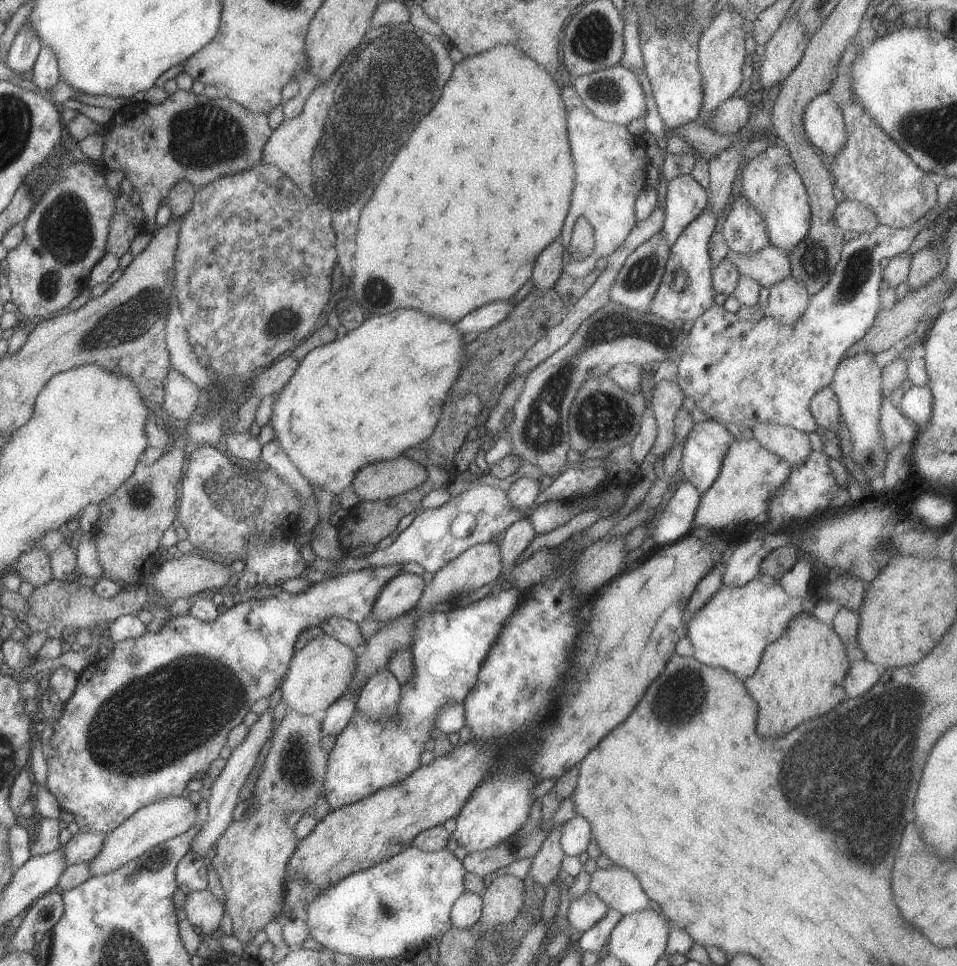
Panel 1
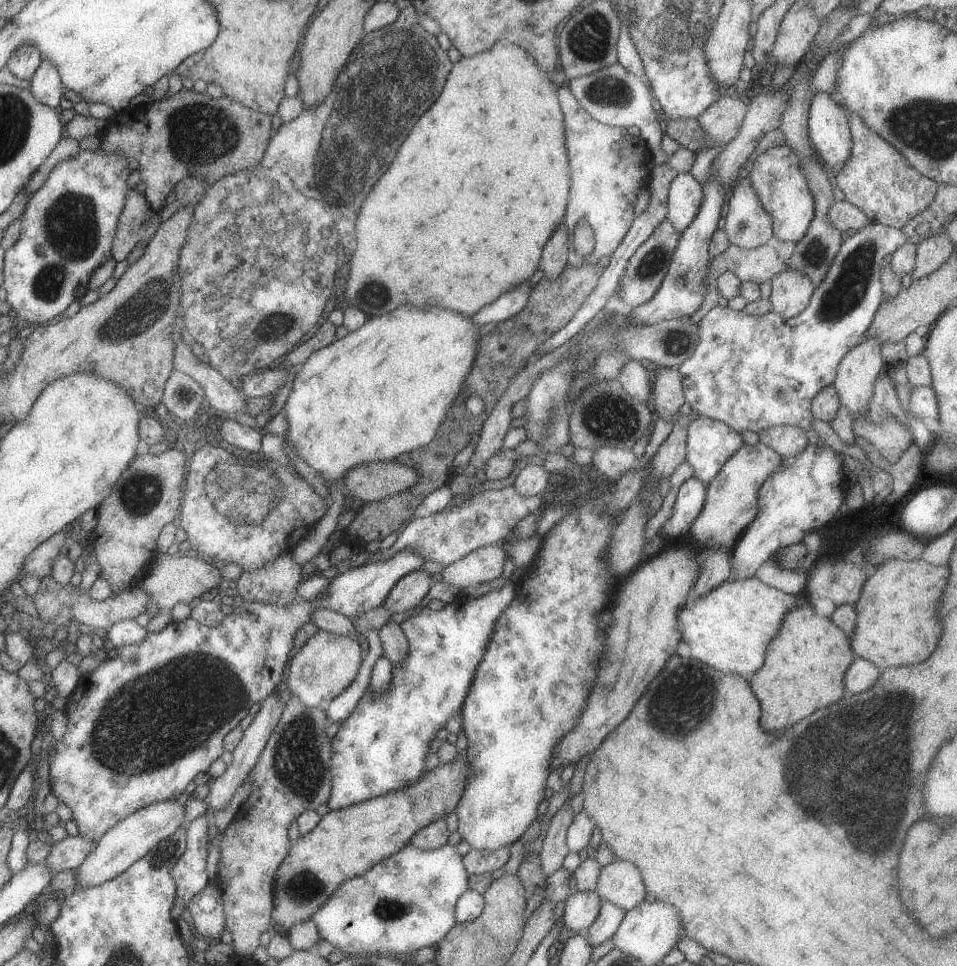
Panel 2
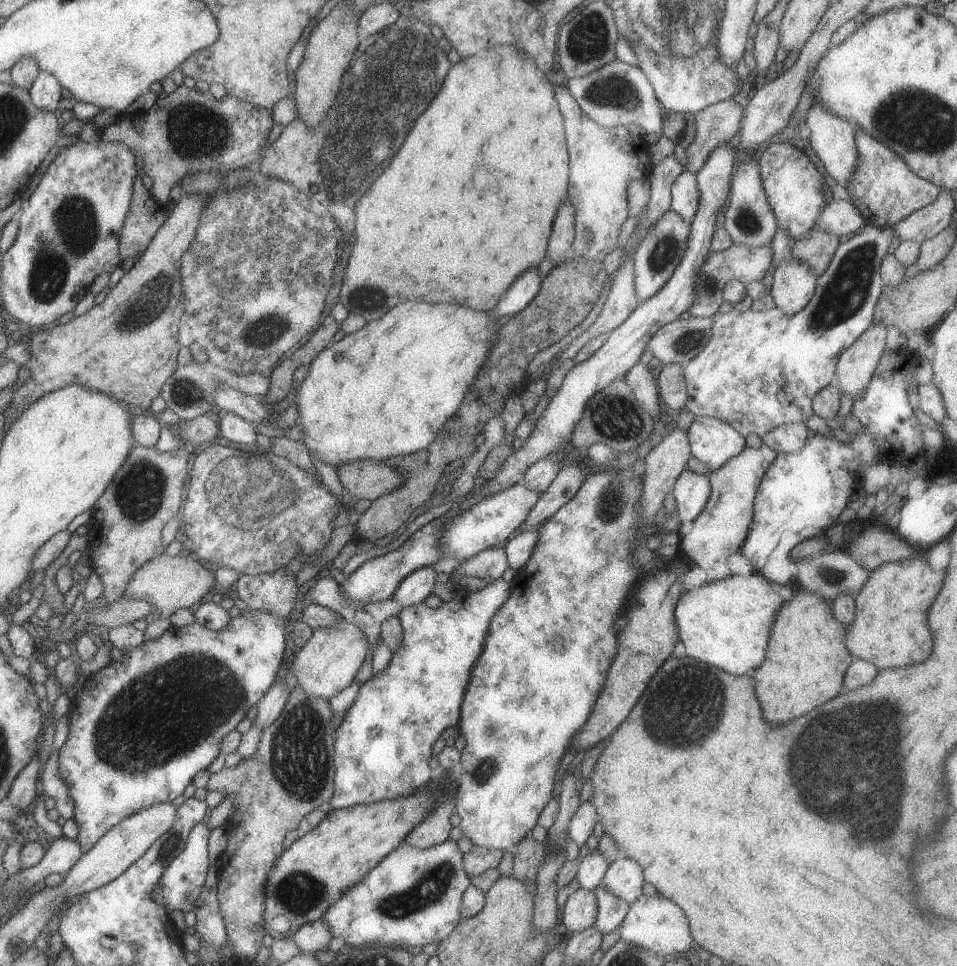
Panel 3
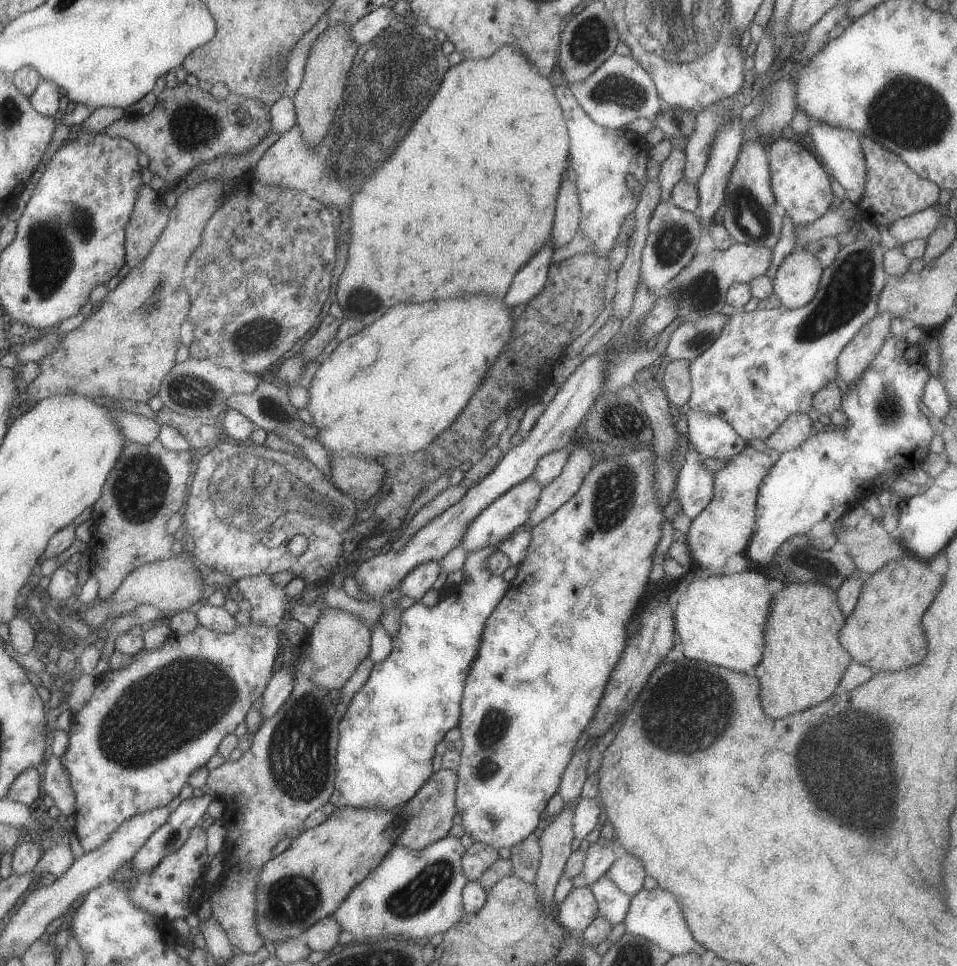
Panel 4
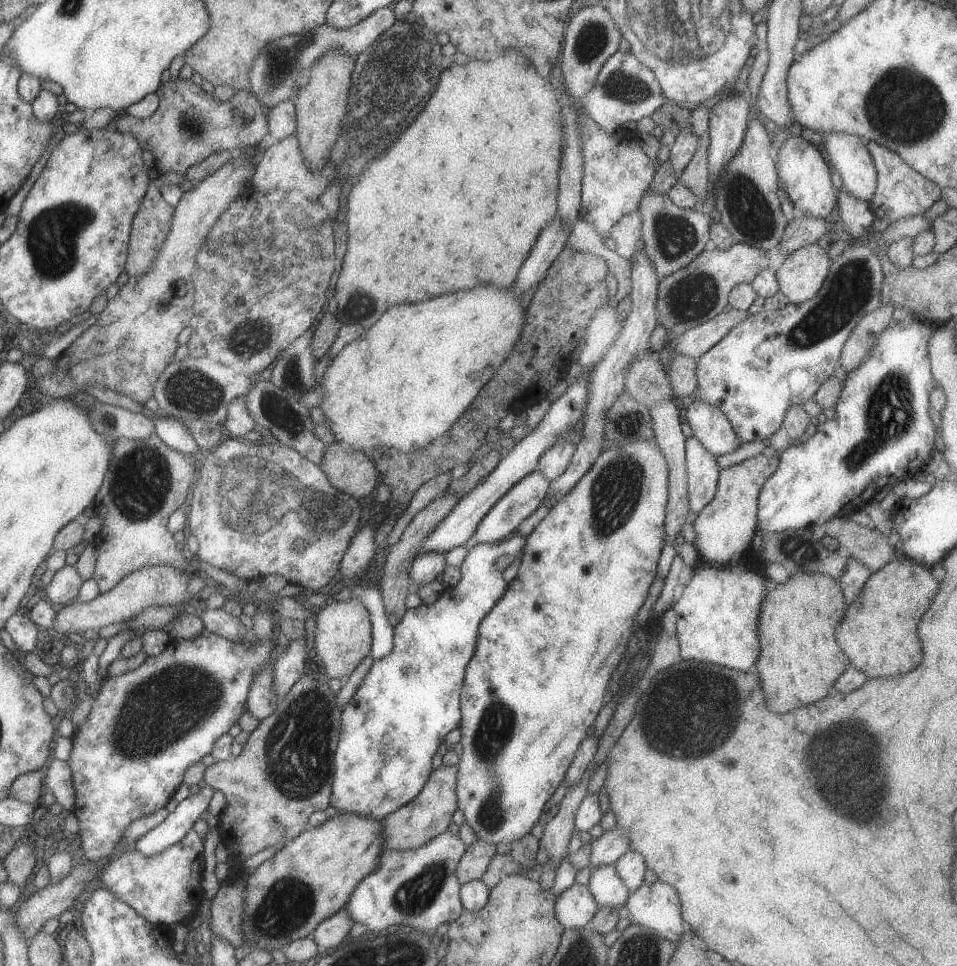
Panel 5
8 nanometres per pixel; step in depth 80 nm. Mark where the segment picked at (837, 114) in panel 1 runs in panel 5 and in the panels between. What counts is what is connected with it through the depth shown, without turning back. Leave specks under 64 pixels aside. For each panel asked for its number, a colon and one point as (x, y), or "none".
2: (829, 131)
3: (832, 138)
4: (839, 149)
5: (848, 155)

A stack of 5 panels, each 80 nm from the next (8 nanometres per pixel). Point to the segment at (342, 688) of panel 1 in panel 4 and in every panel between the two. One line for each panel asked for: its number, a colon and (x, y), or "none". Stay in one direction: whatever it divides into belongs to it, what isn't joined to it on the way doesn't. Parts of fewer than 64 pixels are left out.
2: (327, 664)
3: (329, 662)
4: (339, 642)

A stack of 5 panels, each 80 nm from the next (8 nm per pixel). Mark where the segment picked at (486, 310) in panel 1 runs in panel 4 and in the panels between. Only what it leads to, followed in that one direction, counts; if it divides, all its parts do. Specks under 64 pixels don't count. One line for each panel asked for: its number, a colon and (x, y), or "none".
2: (508, 305)
3: (524, 289)
4: (530, 280)

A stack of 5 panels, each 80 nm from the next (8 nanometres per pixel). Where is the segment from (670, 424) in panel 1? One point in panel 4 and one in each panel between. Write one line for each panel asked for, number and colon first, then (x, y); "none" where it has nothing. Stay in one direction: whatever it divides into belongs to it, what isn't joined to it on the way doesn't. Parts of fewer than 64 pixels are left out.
2: (668, 394)
3: (673, 391)
4: (676, 383)

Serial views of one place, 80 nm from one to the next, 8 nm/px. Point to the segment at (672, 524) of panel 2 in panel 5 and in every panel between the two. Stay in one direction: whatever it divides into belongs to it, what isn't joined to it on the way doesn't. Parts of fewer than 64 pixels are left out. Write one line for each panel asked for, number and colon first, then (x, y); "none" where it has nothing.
3: (692, 490)
4: (695, 485)
5: (702, 473)

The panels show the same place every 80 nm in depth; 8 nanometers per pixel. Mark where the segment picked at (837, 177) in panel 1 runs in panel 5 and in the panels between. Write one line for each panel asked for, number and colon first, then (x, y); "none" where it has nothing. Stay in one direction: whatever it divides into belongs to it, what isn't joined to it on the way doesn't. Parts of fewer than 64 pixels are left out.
2: (877, 178)
3: (883, 187)
4: (893, 190)
5: (901, 192)

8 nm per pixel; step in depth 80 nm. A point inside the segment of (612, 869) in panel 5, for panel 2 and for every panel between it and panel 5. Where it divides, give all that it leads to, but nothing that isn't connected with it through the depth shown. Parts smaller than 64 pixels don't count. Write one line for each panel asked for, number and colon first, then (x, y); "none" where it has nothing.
2: (605, 926)
3: (611, 910)
4: (613, 904)

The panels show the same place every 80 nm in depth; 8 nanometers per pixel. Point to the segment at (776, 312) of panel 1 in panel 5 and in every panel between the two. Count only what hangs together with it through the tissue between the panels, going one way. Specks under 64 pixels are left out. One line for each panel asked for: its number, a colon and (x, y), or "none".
2: (791, 291)
3: (794, 284)
4: (798, 278)
5: (800, 278)

